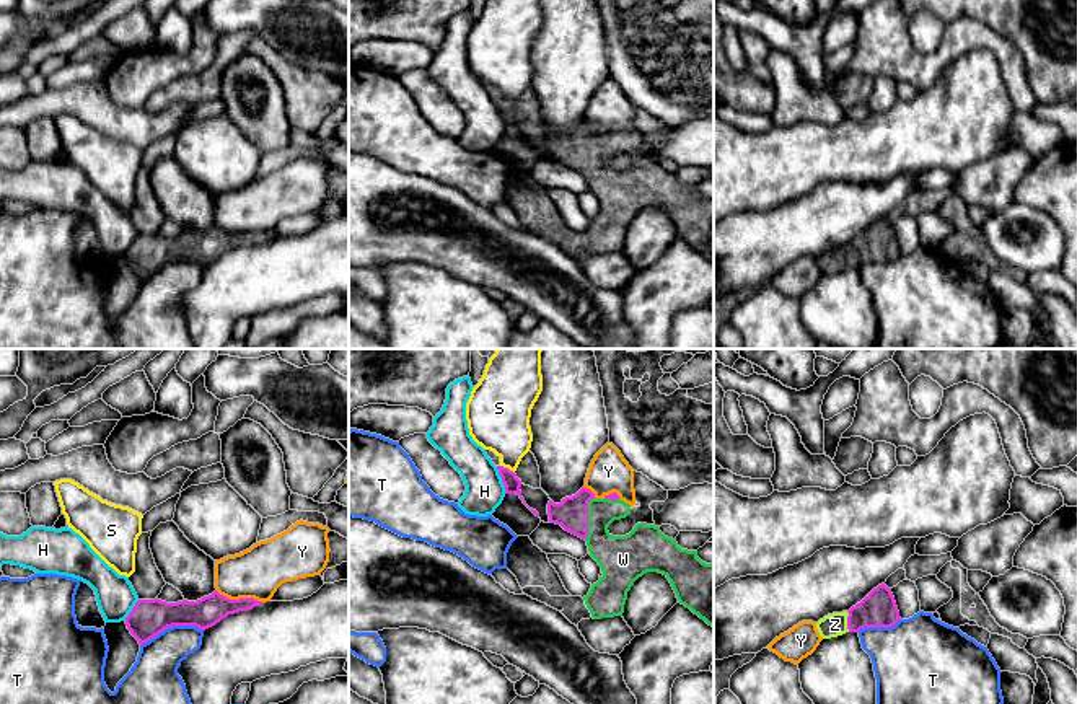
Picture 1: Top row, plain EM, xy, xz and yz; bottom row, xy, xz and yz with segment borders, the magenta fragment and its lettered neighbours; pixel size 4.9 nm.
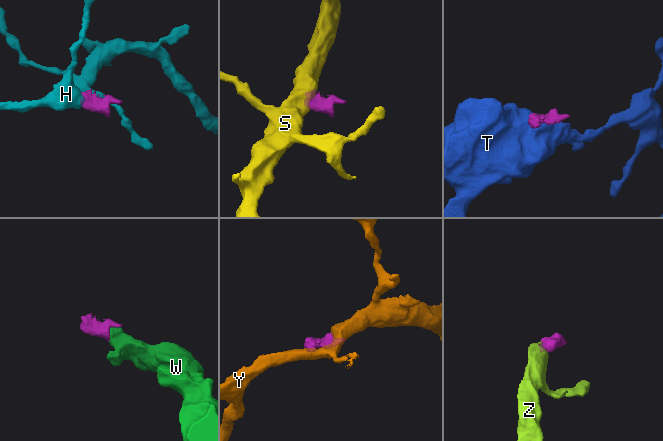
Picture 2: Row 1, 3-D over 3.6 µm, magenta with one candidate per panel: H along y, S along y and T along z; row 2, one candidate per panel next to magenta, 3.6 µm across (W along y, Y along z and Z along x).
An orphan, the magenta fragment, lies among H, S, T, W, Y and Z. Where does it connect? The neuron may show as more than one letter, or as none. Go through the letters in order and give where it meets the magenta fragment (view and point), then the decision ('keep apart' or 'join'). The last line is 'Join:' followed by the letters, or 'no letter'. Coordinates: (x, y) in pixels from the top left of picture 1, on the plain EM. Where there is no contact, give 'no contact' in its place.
H: contact xz (502, 114); keep apart
S: contact xz (507, 103); keep apart
T: contact xy (171, 261); keep apart
W: contact xz (587, 154); join
Y: contact xy (240, 233); keep apart
Z: contact yz (848, 256); join
Join: W, Z

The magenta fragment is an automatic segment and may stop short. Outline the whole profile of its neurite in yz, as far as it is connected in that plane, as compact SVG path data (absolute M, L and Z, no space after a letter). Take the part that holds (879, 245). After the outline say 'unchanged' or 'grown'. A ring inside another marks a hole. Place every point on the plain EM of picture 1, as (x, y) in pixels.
M881 218L849 246L833 248L820 254L816 264L823 274L831 274L846 267L859 267L864 262L891 262L899 254L891 223Z | grown

